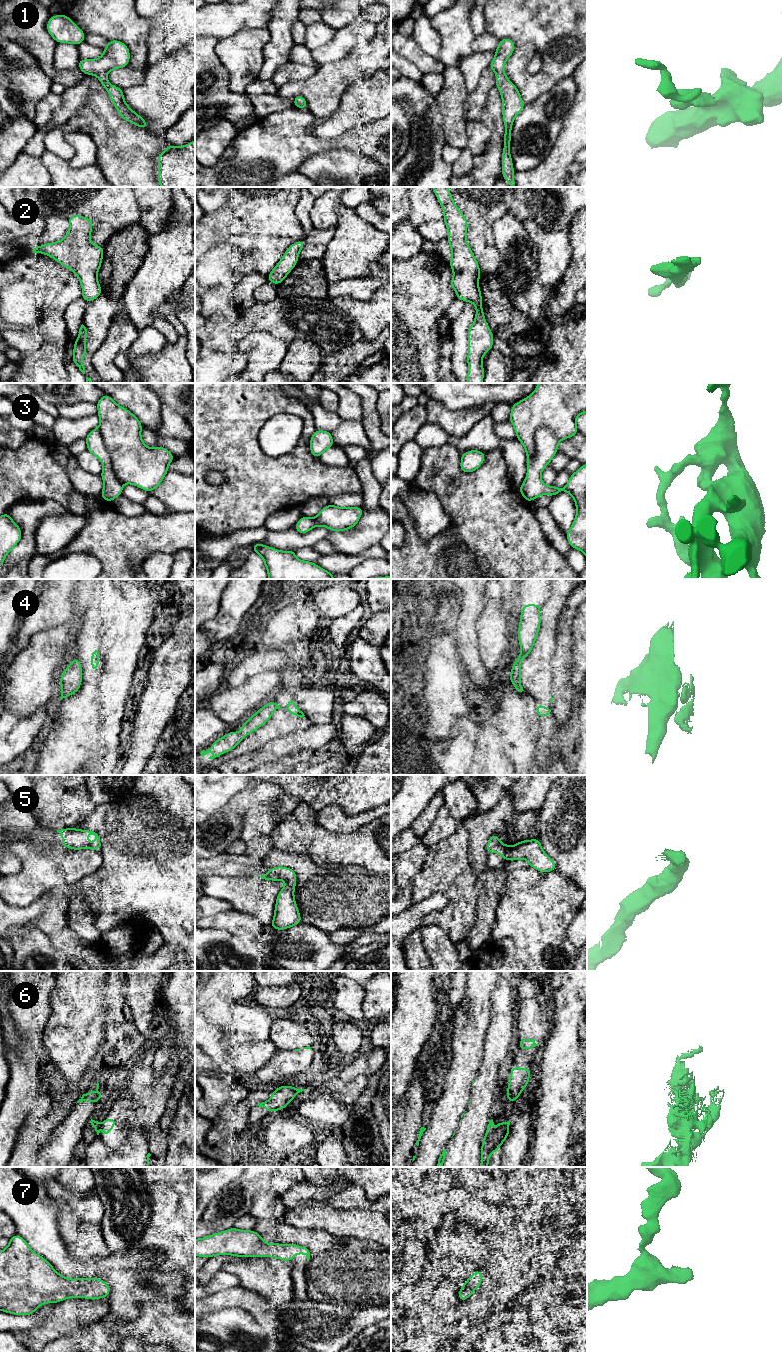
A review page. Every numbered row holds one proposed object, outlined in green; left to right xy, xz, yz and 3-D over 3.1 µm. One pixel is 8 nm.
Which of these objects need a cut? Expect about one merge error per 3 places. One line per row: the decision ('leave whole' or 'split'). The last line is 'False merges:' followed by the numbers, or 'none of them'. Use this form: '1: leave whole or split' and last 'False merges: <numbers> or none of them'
1: leave whole
2: leave whole
3: leave whole
4: split
5: leave whole
6: split
7: leave whole
False merges: 4, 6

